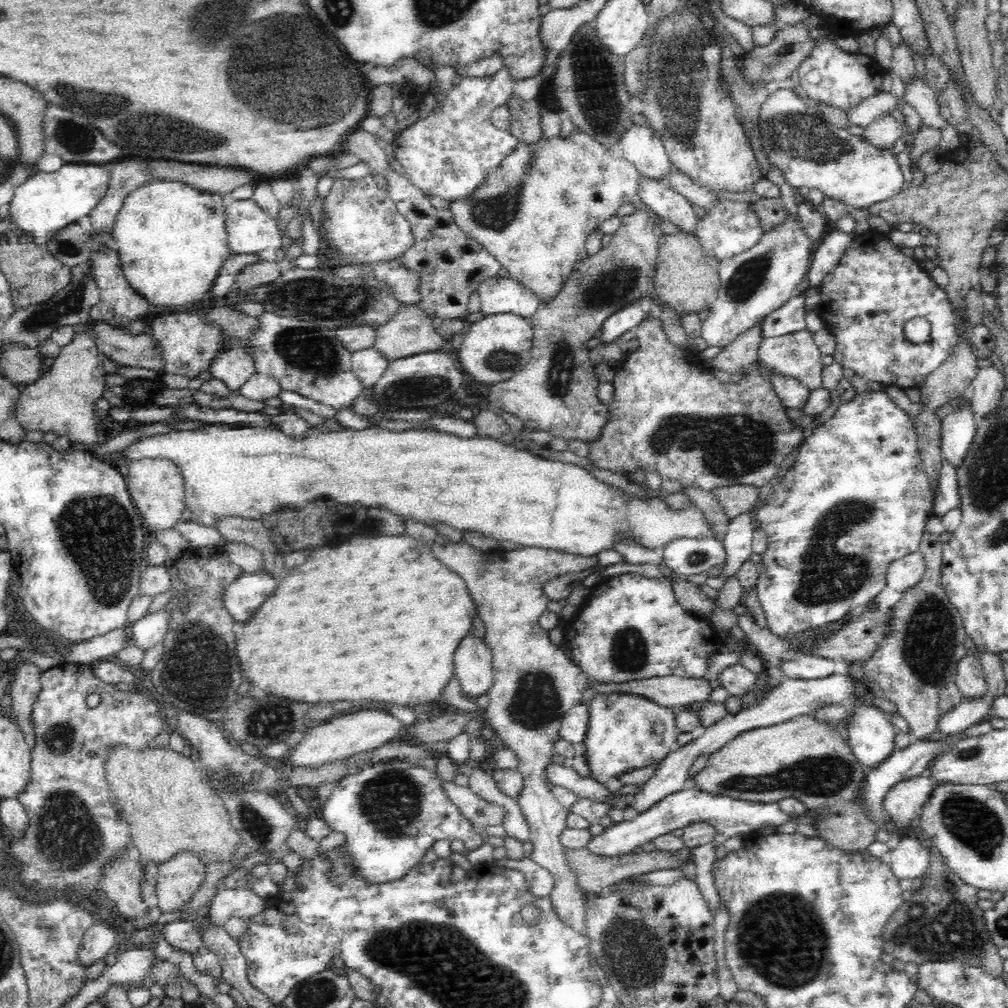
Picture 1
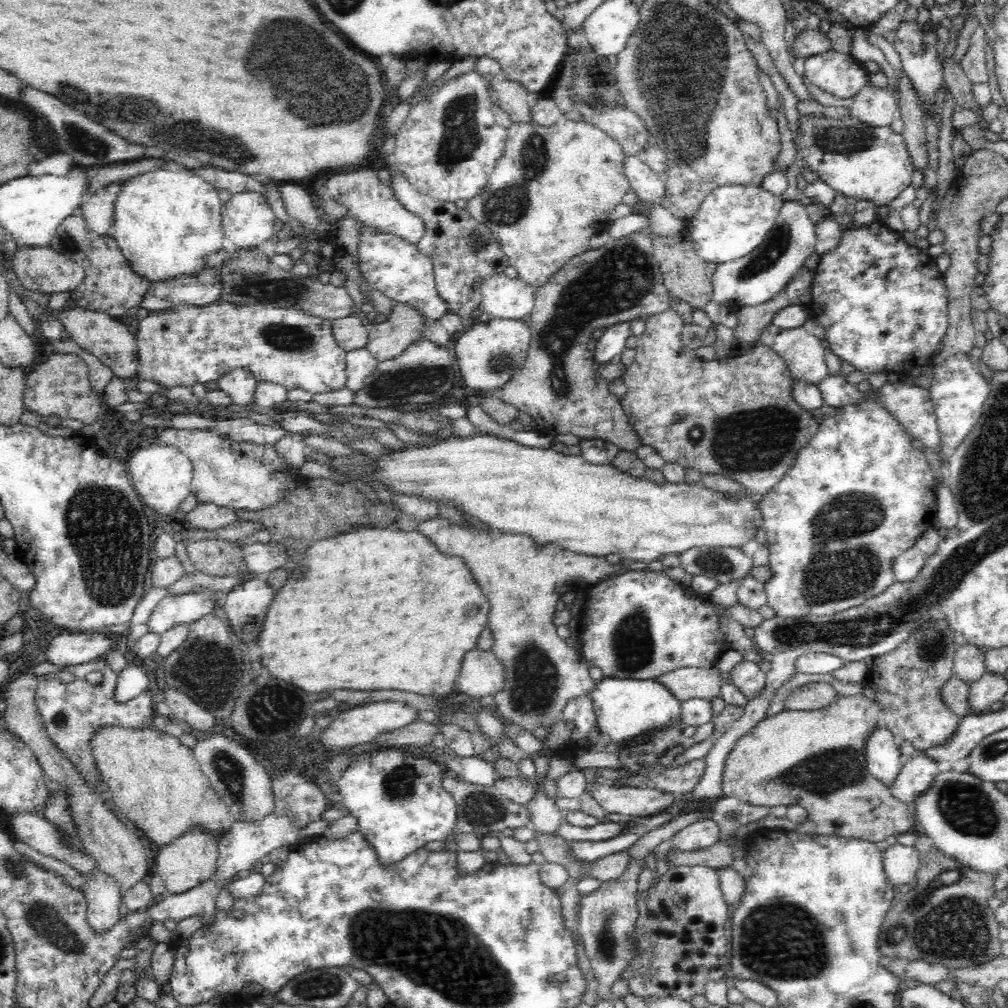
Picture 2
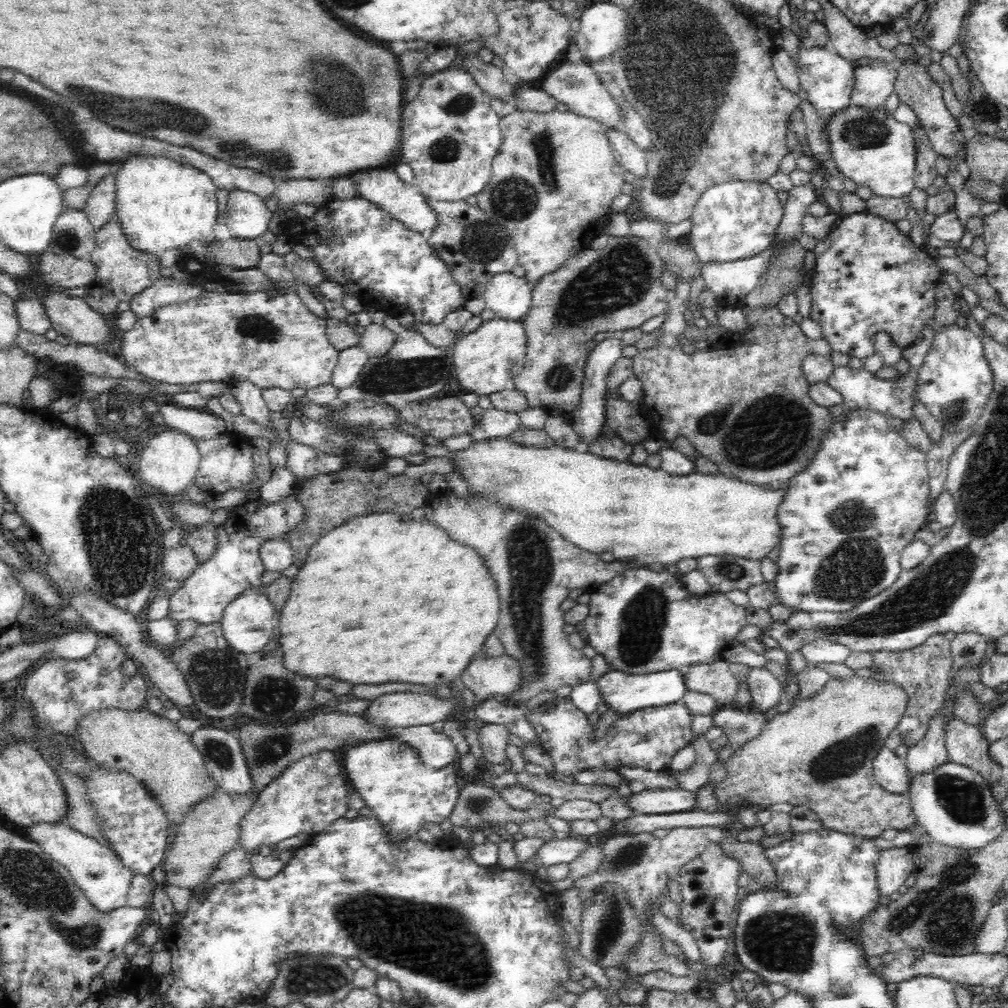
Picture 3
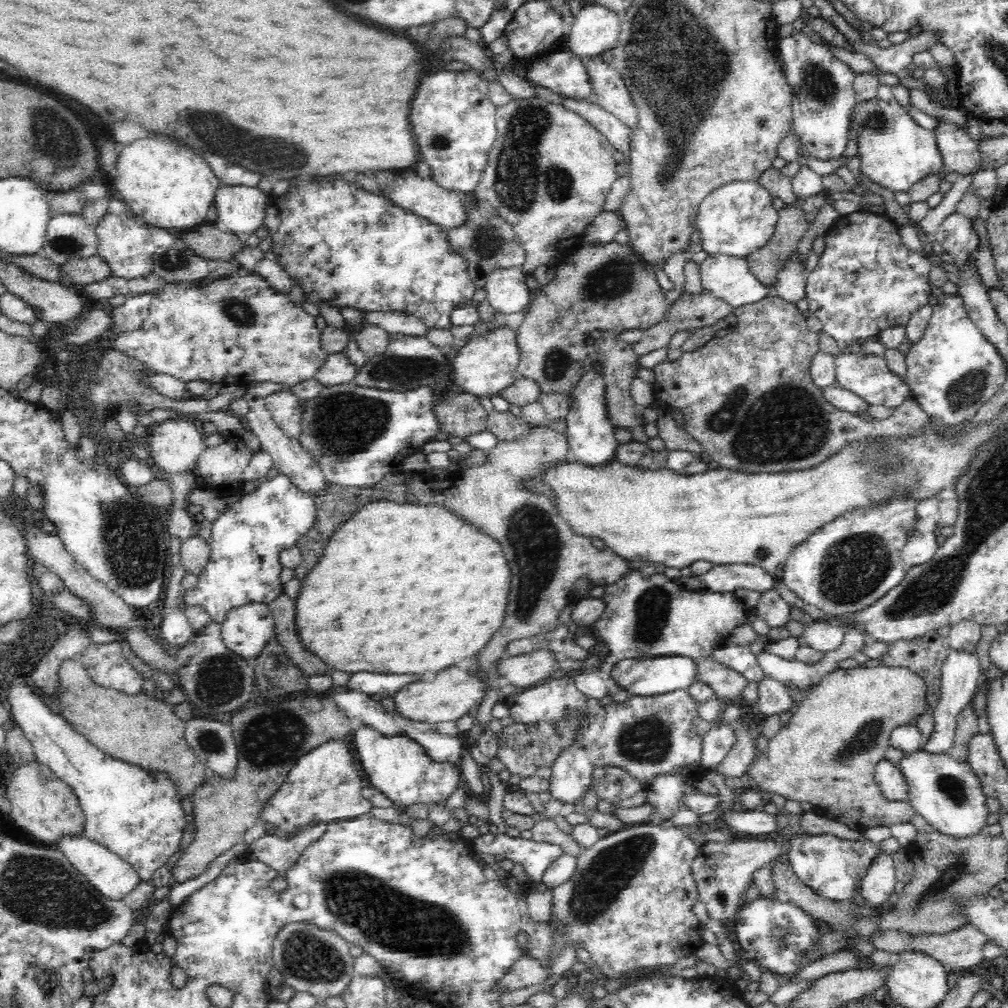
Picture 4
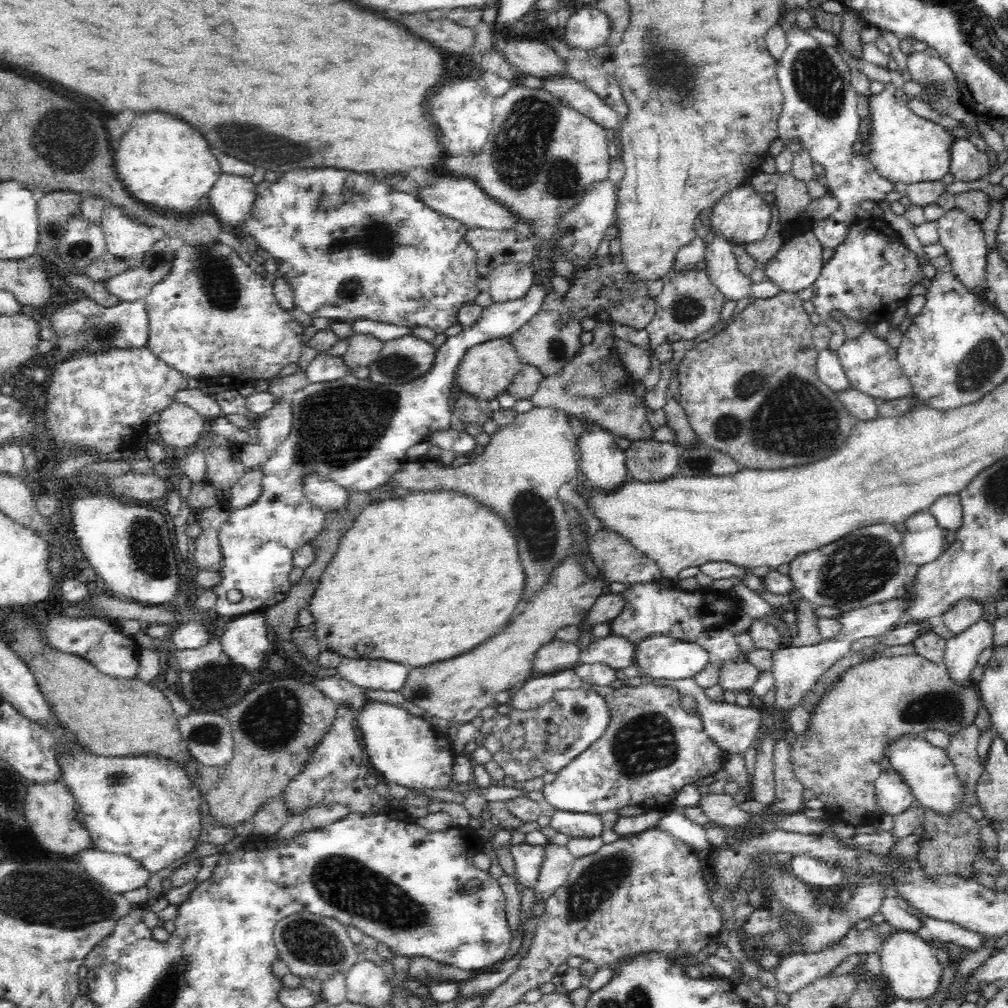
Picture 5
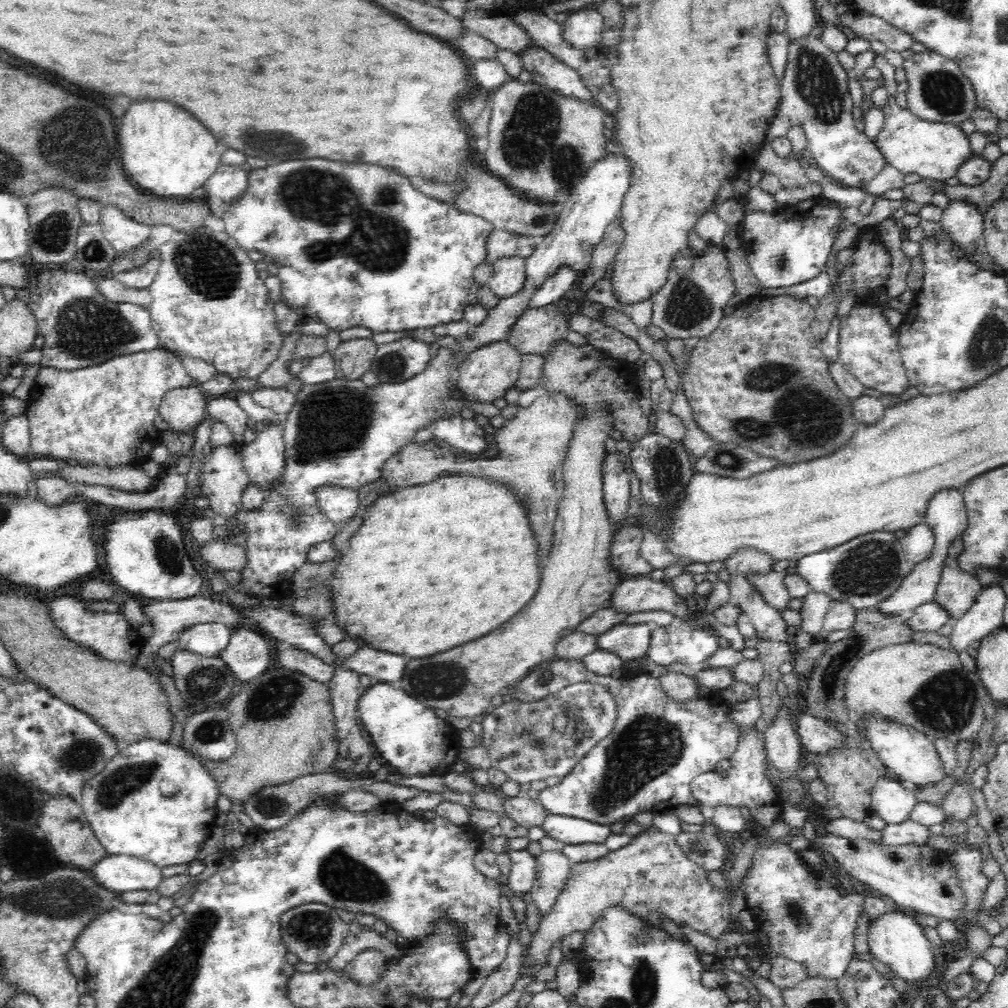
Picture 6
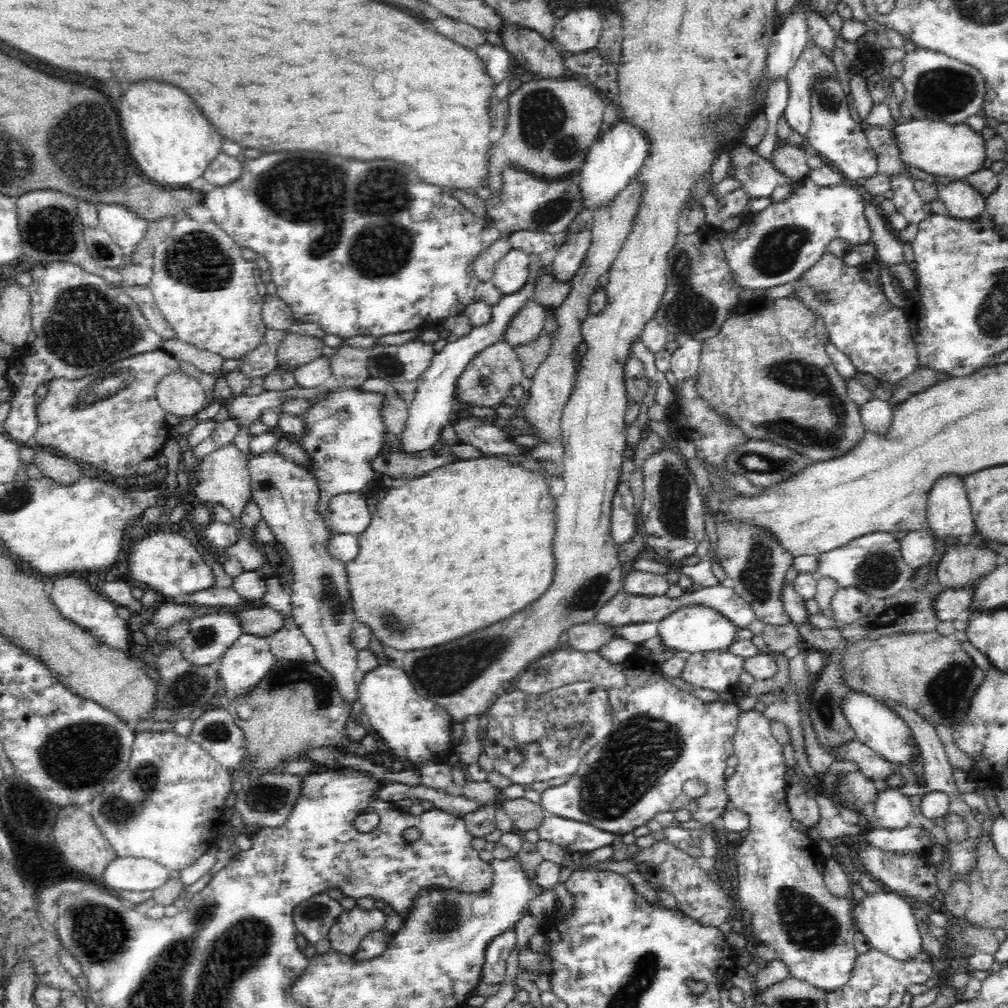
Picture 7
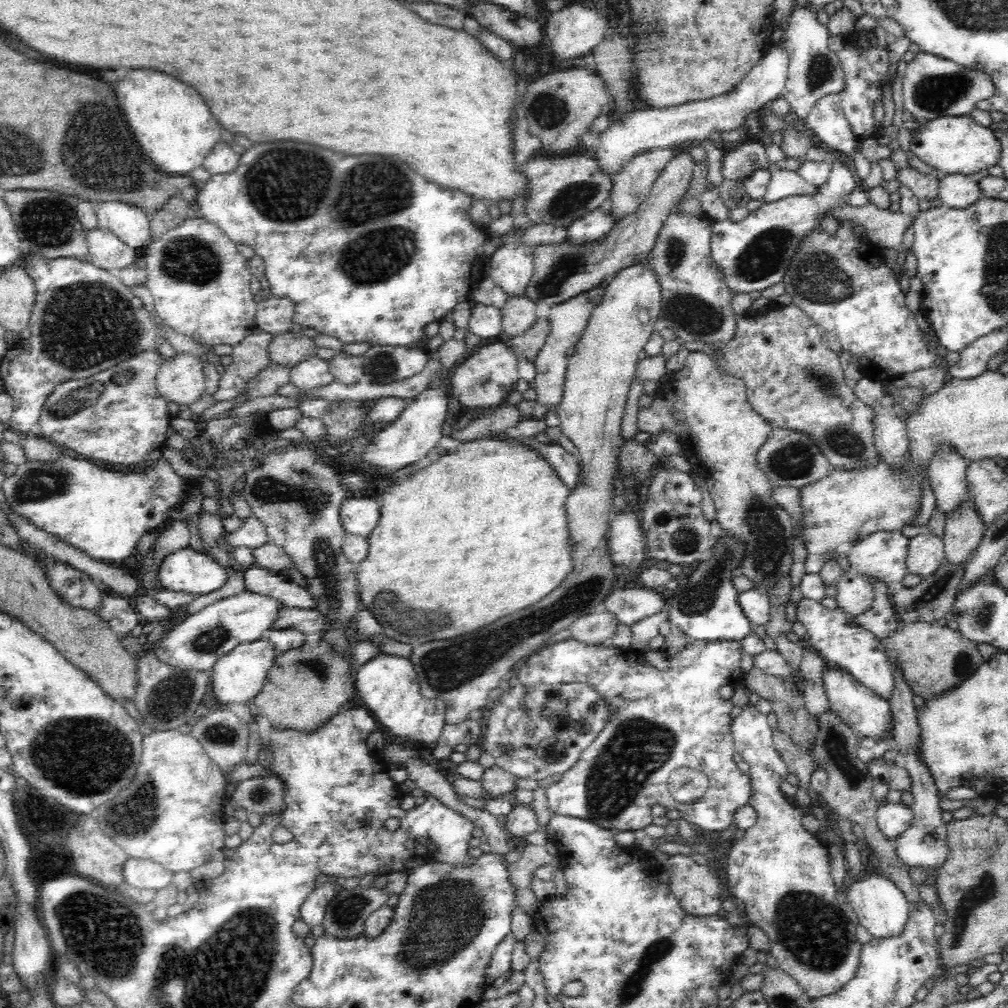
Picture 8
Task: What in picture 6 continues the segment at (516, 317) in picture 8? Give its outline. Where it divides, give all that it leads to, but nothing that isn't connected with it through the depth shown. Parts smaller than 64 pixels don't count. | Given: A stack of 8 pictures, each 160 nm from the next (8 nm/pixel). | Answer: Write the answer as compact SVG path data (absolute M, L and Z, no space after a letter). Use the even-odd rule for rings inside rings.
M552 303L541 309L524 310L509 328L507 342L521 355L539 354L548 358L554 342L565 340L569 330L564 312Z

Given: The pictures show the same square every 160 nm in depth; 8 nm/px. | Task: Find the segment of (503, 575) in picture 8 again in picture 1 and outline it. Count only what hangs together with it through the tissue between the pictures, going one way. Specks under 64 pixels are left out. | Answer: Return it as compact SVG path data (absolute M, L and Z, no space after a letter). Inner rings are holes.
M408 534L380 536L380 538L364 538L364 535L354 535L352 540L324 545L311 552L306 562L301 560L298 565L286 572L279 580L276 590L262 603L258 614L245 622L242 636L236 640L236 656L240 660L240 668L246 670L246 678L268 694L292 702L336 702L336 700L352 700L352 702L382 702L384 705L397 704L412 706L431 702L440 698L442 690L448 681L455 675L453 661L454 653L469 634L472 619L477 616L477 605L473 601L465 579L456 571L448 570L440 564L429 545L420 539L414 539Z

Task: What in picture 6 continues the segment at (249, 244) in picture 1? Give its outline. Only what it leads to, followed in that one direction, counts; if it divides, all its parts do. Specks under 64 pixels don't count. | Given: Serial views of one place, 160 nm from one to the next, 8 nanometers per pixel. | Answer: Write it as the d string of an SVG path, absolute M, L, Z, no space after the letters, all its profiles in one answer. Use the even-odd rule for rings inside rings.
M218 165L203 186L211 216L221 218L224 205L233 201L247 186L247 174L240 166Z

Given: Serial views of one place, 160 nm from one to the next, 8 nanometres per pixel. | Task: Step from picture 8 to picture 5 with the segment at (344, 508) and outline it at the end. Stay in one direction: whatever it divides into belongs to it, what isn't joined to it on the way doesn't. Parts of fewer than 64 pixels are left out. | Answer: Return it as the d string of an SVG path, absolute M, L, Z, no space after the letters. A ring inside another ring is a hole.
M318 473L310 474L305 478L306 499L318 511L327 513L336 509L345 508L348 501L348 491L334 482L330 482Z

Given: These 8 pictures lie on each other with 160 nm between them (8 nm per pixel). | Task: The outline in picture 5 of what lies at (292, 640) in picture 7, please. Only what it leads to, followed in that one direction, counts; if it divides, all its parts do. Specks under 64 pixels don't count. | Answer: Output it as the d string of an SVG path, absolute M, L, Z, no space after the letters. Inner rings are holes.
M338 674L326 678L314 677L312 684L336 705L342 704L342 702L353 704L358 711L362 710L362 706L366 706L371 700L364 693L365 688L344 680Z

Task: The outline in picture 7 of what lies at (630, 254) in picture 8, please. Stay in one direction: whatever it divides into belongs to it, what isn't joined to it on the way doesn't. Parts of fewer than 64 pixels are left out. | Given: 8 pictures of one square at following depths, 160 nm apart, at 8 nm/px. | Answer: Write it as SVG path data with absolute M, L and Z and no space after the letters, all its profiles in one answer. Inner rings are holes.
M542 265L541 273L533 283L533 300L546 309L554 309L568 298L570 289L572 289L572 279L556 279L553 265Z

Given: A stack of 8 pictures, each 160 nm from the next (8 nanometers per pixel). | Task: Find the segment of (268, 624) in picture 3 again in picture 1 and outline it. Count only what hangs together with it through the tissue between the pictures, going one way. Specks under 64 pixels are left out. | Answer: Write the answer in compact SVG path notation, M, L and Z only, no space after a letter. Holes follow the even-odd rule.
M241 572L227 587L223 596L231 620L248 622L262 603L276 590L279 581L269 572Z

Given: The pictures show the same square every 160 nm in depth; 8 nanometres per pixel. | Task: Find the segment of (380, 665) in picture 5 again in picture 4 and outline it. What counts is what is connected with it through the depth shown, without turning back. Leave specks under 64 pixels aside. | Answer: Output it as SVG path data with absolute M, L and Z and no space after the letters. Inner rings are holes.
M356 672L350 675L346 687L370 696L378 696L382 692L388 692L393 696L396 691L418 678L417 674L378 674L377 672Z

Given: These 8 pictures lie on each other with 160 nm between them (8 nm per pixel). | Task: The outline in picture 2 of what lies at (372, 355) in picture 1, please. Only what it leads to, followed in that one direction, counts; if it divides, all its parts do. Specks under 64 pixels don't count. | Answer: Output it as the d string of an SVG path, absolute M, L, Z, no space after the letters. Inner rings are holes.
M366 348L347 351L346 388L358 392L362 390L364 380L374 374L379 360Z

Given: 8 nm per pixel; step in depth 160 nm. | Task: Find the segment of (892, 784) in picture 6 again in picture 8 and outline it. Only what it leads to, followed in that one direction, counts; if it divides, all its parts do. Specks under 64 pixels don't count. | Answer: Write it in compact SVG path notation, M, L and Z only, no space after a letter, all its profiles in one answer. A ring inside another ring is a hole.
M902 801L882 803L877 808L877 827L887 840L896 840L910 828L914 820L913 810Z

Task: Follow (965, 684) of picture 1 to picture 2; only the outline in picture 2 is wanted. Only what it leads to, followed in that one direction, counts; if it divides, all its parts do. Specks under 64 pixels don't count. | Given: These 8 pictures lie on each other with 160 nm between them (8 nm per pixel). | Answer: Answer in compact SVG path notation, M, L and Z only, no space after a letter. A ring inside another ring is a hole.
M968 641L965 645L958 647L954 654L954 676L971 683L976 682L986 671L985 653L978 649L978 646Z

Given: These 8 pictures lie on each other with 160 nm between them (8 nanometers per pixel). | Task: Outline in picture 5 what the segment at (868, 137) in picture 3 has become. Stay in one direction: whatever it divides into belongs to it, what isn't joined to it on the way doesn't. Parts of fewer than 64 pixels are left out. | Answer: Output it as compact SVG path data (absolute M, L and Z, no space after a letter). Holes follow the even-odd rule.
M885 84L885 90L869 97L871 135L870 162L882 178L896 183L912 184L940 181L950 168L950 146L956 139L950 130L913 113L907 103L896 98L896 86Z

